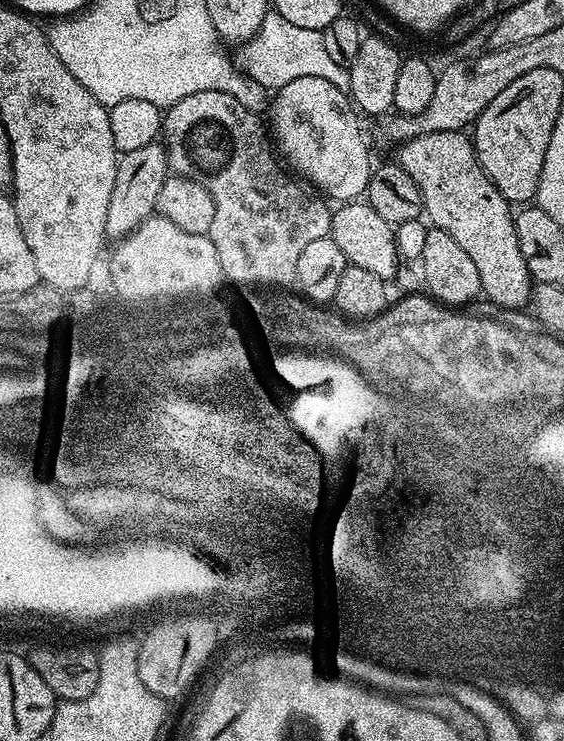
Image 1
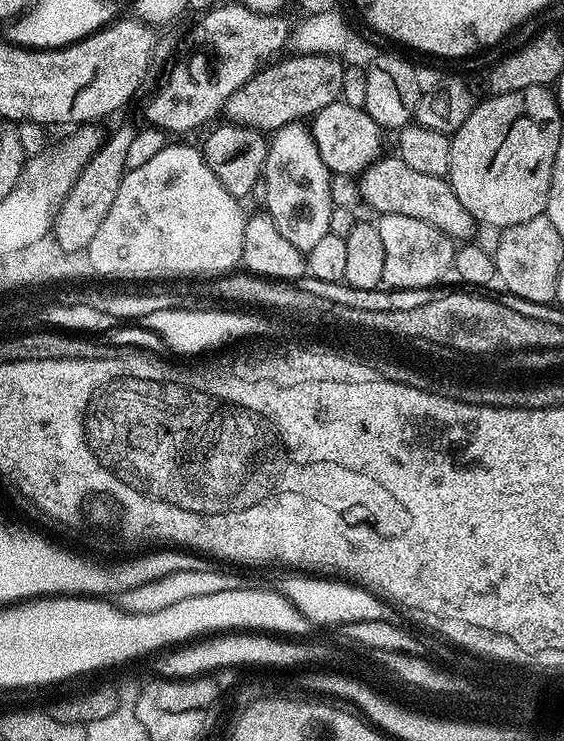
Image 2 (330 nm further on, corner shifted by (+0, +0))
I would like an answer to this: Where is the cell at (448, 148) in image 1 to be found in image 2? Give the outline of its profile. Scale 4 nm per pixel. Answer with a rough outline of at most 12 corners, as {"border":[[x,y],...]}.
{"border":[[341,99],[311,117],[331,173],[355,177],[382,152],[382,129]]}

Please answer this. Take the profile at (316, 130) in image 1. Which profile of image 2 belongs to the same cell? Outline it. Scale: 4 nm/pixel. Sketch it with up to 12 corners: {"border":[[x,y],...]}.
{"border":[[303,123],[270,136],[266,215],[302,253],[329,232],[333,173]]}

